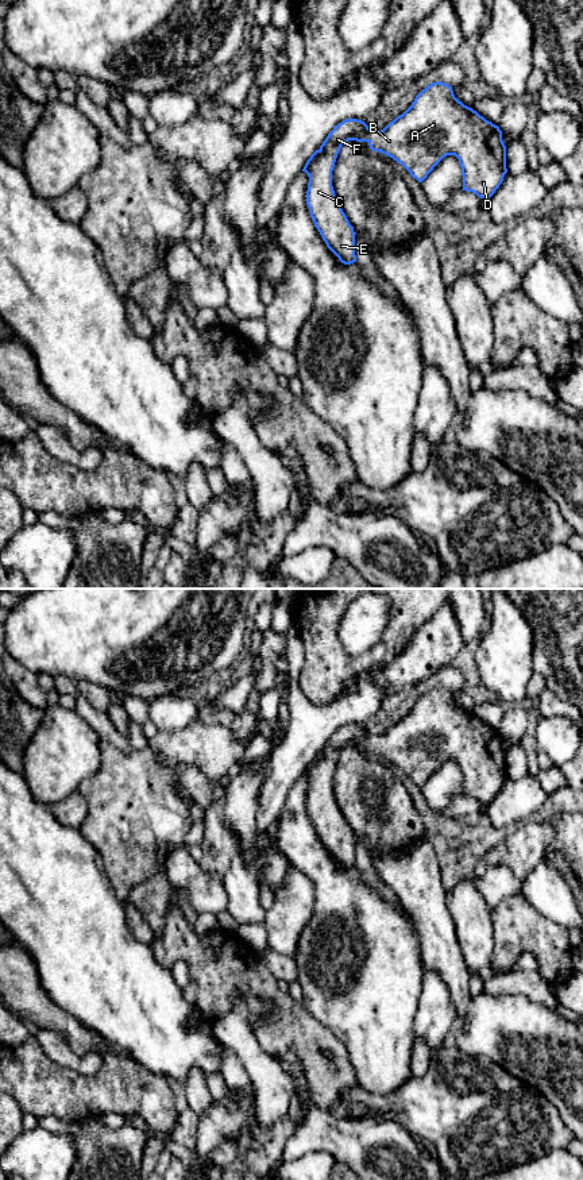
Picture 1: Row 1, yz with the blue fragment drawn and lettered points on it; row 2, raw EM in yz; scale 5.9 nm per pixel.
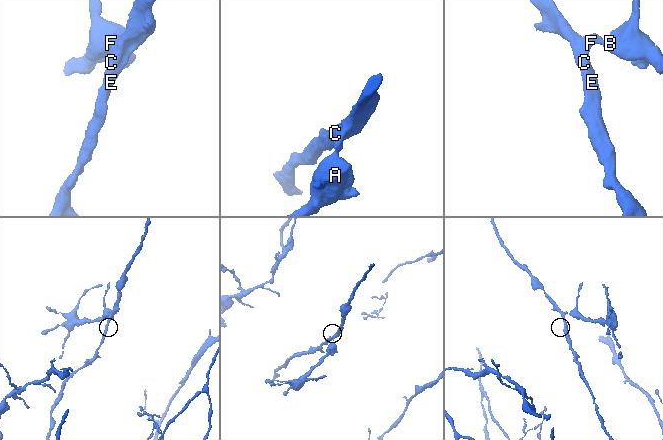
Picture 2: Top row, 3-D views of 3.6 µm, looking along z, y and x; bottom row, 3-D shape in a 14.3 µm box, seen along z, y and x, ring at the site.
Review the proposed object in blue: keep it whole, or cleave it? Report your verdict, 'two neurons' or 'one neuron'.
one neuron

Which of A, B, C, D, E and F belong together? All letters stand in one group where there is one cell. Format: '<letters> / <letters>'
A B C D E F

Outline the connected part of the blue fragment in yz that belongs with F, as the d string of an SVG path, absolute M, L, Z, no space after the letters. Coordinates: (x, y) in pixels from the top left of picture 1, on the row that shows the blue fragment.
M441 81L432 82L422 89L412 105L381 131L371 131L364 122L358 119L343 120L333 127L320 149L310 155L302 171L309 177L306 205L314 227L327 247L344 265L356 262L355 232L336 200L332 170L341 146L348 140L367 142L372 151L379 151L401 163L418 182L422 182L444 157L455 155L462 167L462 190L472 192L487 201L507 173L506 146L499 127L459 101L452 86Z

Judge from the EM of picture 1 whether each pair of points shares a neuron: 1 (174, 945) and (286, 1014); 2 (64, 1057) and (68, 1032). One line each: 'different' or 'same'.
1: same
2: different

